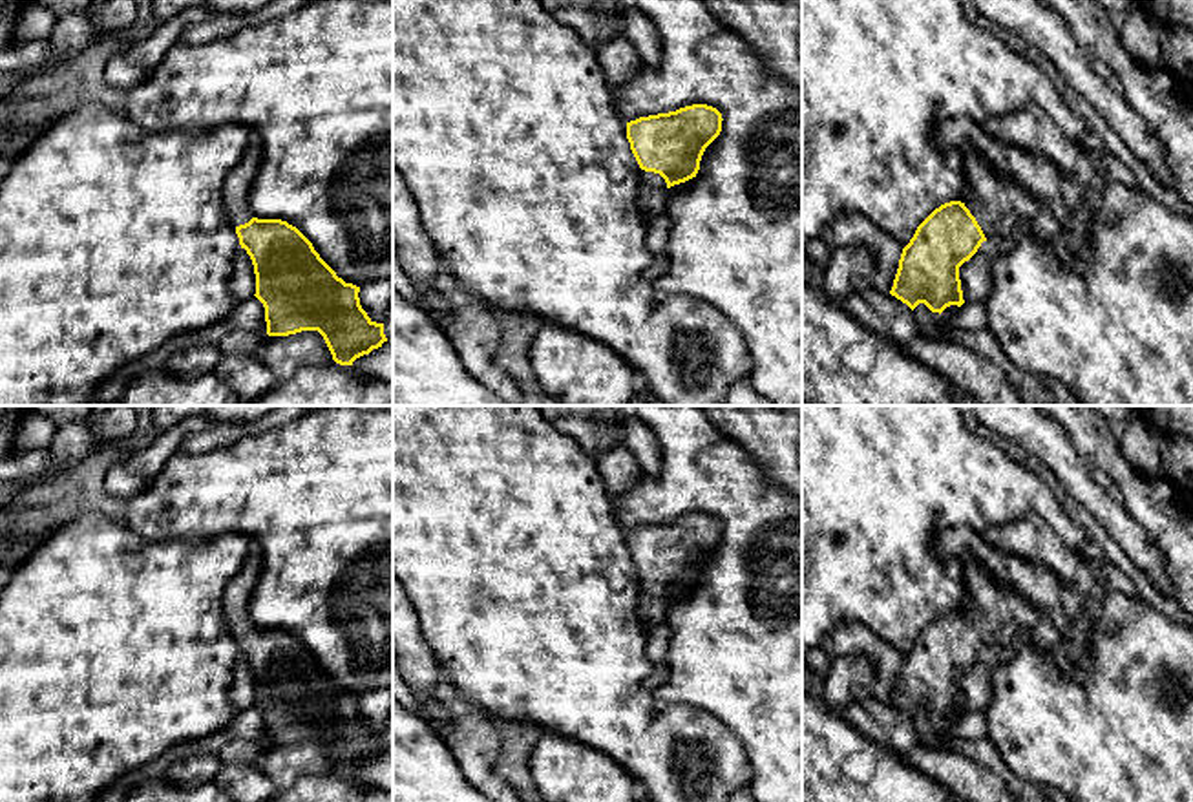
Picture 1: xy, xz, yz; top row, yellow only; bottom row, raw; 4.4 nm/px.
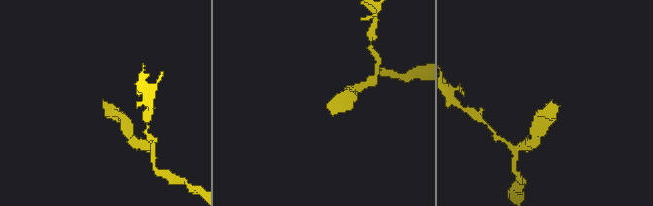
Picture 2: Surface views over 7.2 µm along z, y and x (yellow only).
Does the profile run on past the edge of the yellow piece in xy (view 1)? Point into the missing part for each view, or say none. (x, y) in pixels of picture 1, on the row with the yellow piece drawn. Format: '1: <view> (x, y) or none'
1: xy (236, 187)

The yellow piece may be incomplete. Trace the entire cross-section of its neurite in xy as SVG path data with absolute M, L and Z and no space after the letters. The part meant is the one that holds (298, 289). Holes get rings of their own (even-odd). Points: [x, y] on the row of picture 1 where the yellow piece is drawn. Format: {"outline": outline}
{"outline": "M259 137L250 144L223 185L223 205L252 259L256 298L265 307L269 336L318 331L333 360L353 362L387 342L384 323L373 322L360 305L360 287L345 283L320 258L312 243L281 219L258 219L248 192L263 159Z"}

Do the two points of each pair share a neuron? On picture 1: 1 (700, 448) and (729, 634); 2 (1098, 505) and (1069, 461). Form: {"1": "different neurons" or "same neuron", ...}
{"1": "same neuron", "2": "same neuron"}

